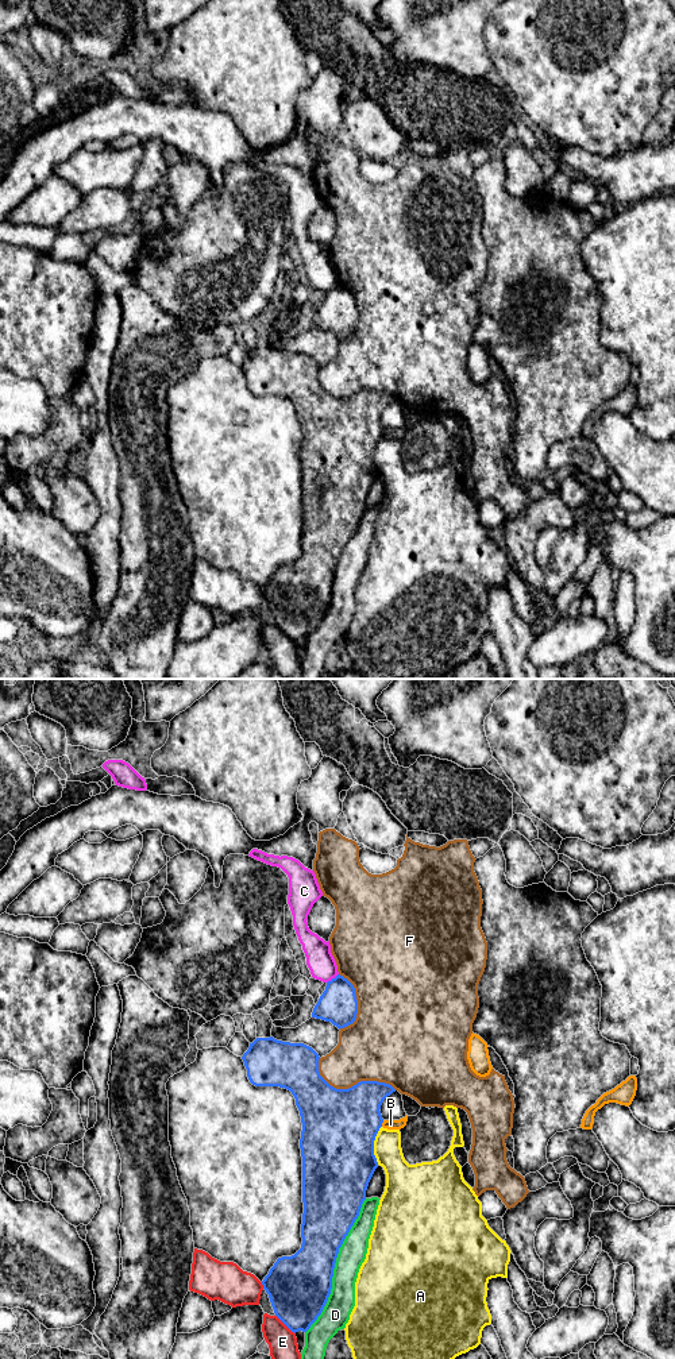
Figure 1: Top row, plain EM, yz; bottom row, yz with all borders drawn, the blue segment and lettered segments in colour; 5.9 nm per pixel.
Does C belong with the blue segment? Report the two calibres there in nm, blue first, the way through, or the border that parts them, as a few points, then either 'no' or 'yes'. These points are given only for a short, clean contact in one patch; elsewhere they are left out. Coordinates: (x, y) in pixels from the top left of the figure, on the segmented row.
220 nm thick on the blue side, 160 nm on the other; border along yz (338, 973), (327, 983); no

